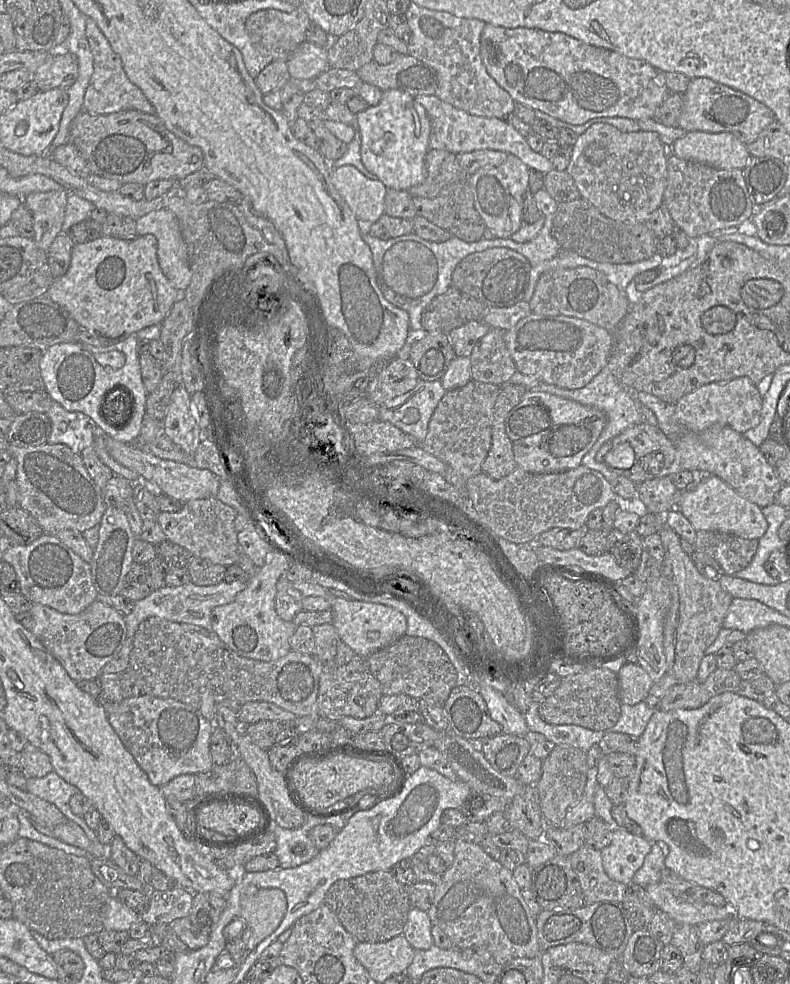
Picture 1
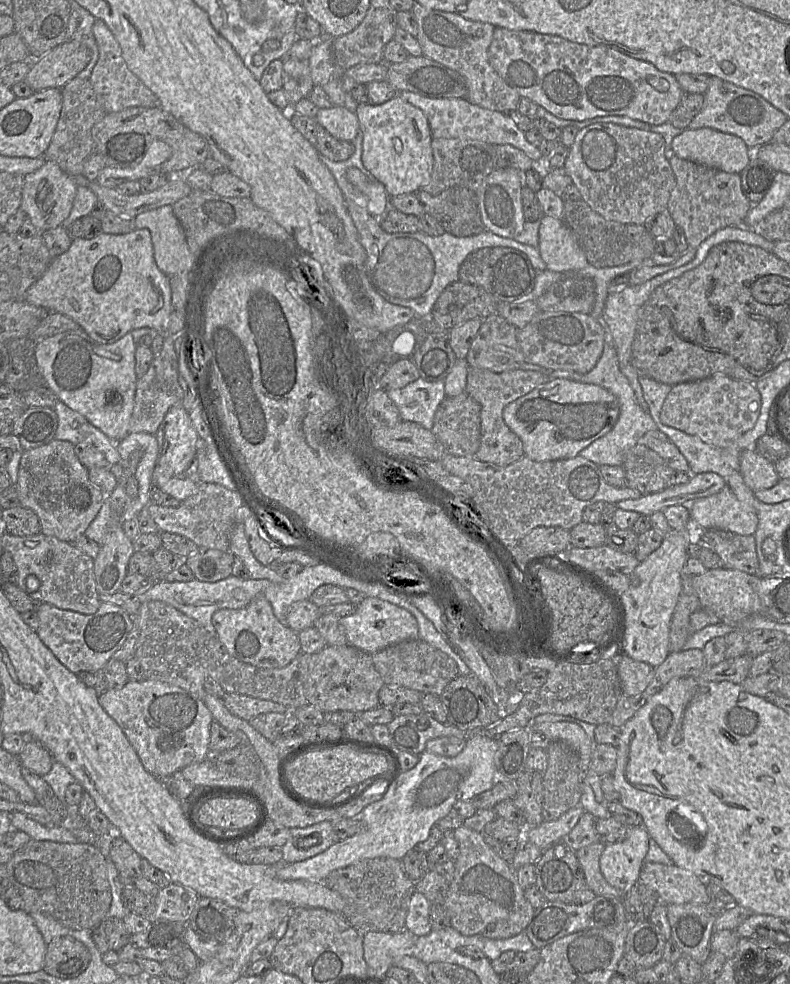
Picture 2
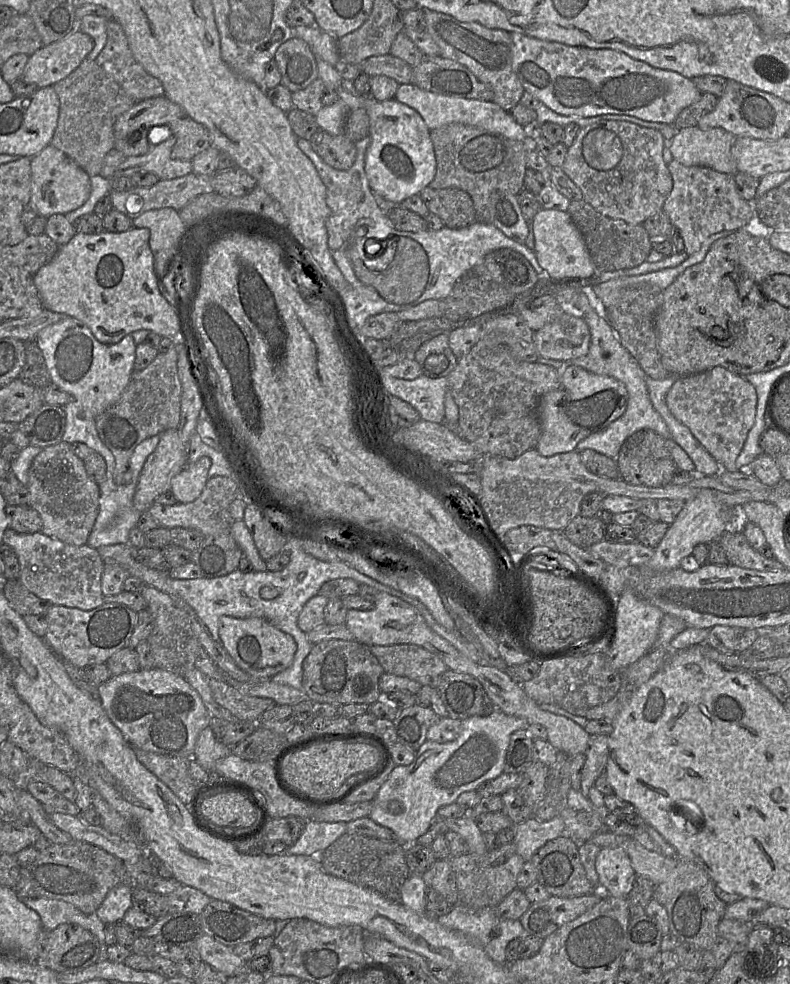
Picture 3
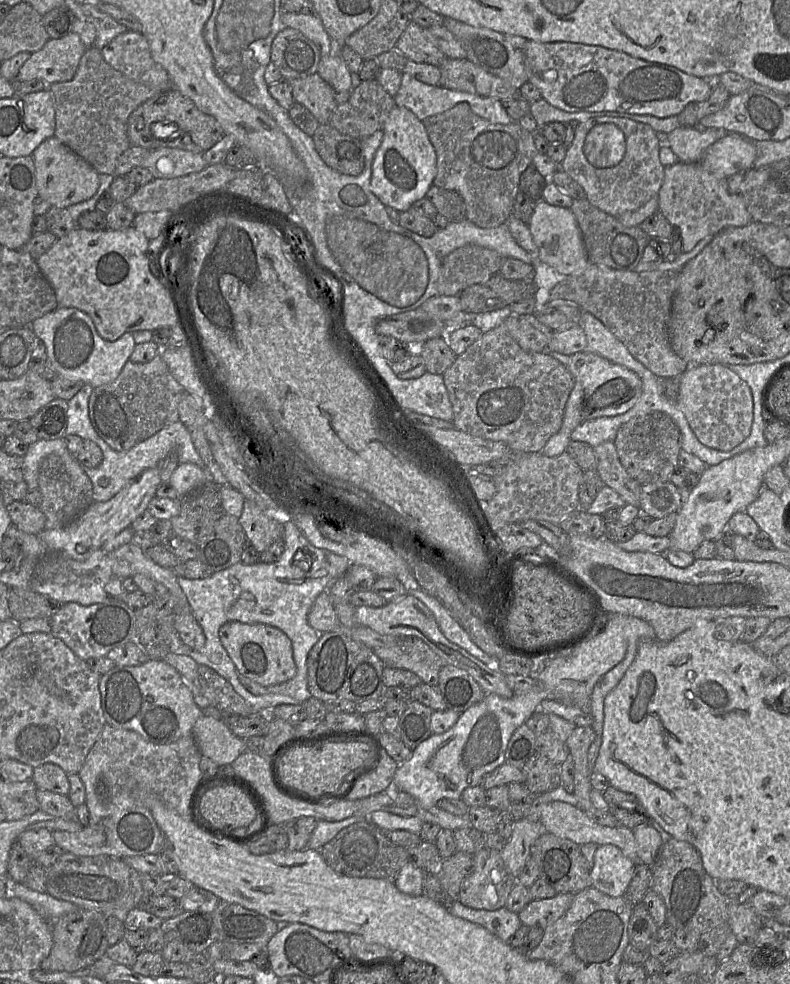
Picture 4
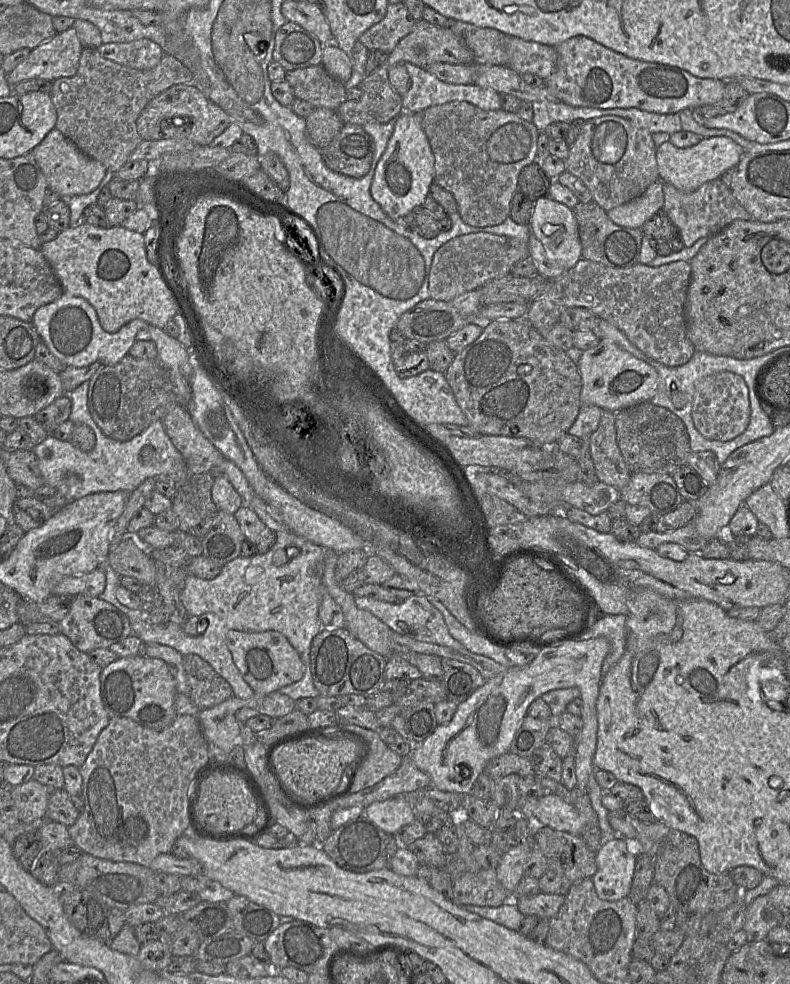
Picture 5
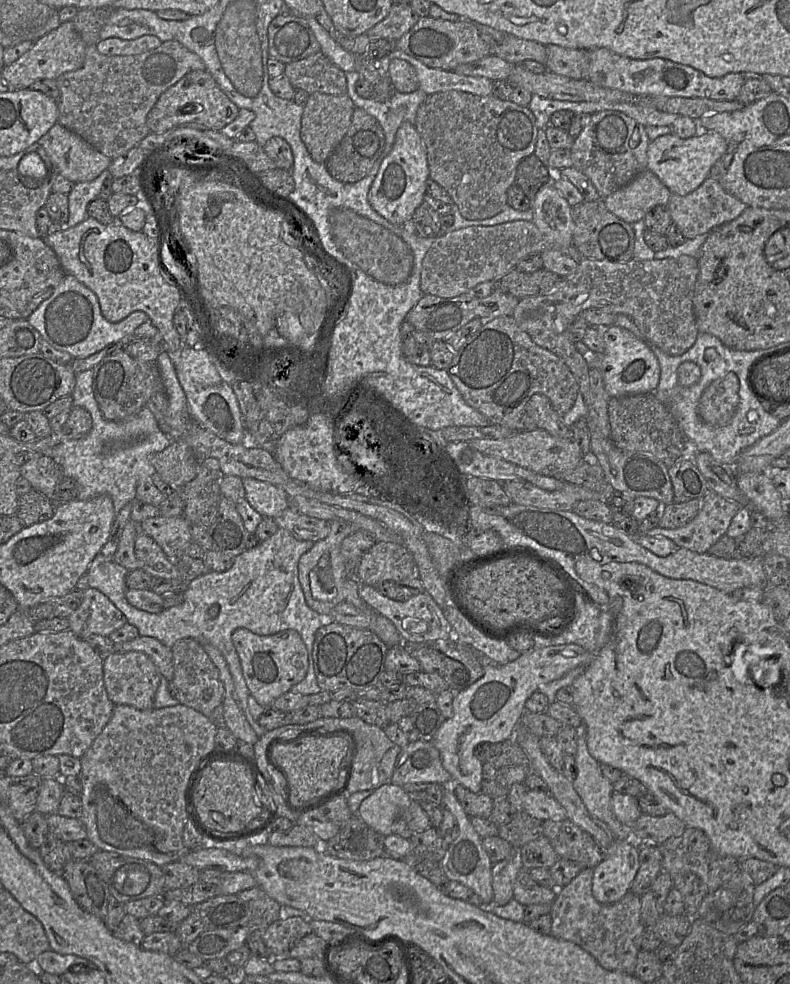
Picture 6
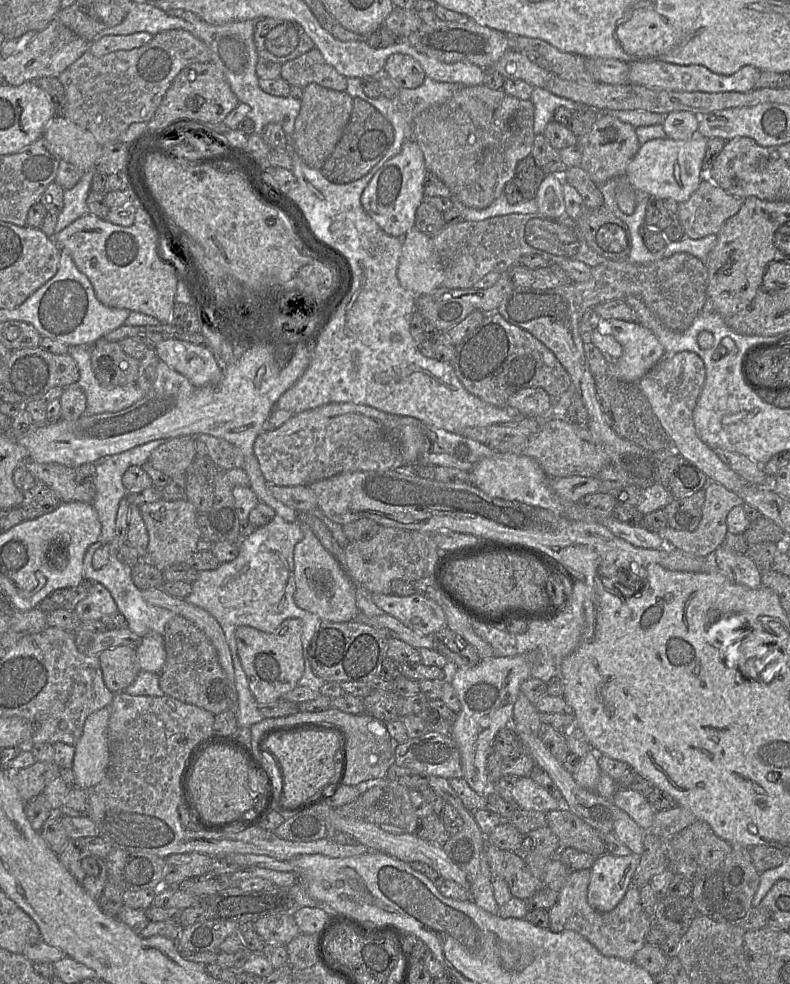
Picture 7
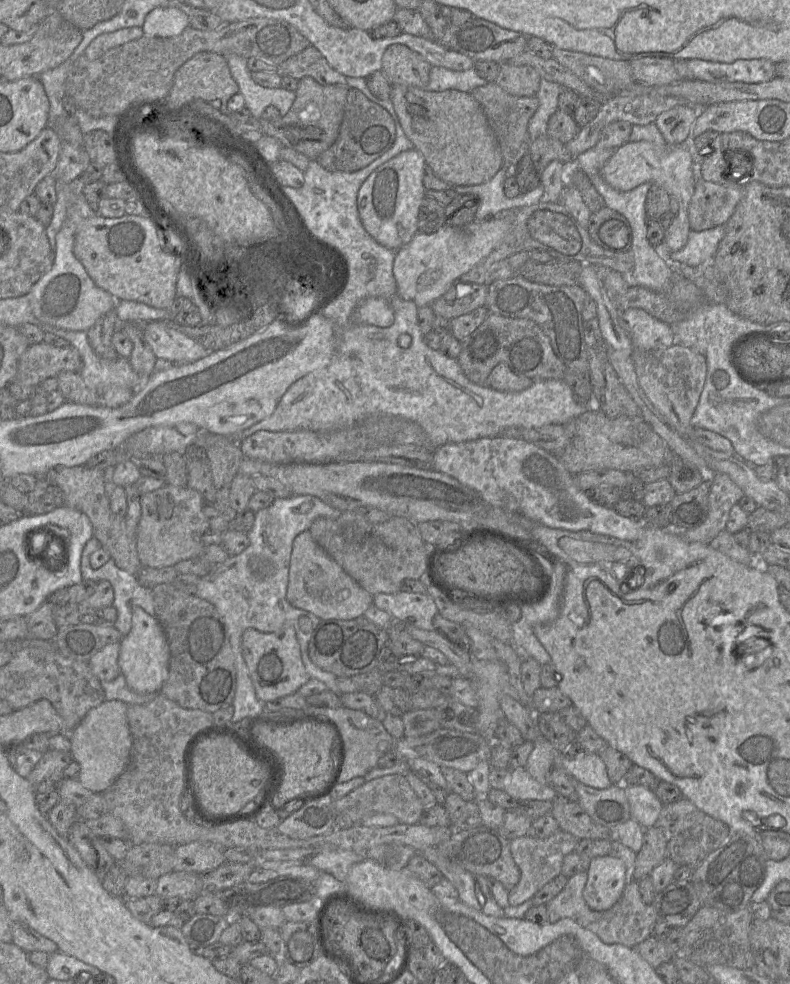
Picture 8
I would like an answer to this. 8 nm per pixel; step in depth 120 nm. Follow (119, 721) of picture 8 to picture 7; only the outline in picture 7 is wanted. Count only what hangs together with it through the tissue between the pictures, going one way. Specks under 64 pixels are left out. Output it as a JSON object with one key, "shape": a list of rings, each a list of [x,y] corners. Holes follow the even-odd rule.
{"shape":[[[110,705],[91,713],[85,720],[81,737],[74,749],[72,769],[77,787],[83,790],[97,785],[104,778],[109,761],[107,729]]]}

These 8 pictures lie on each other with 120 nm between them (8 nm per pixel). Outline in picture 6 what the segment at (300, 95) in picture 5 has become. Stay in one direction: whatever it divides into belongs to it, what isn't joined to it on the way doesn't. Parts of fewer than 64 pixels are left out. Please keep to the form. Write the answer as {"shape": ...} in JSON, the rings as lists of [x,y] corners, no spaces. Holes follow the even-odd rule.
{"shape":[[[320,51],[296,62],[285,64],[284,76],[289,79],[294,89],[304,90],[308,94],[347,93],[345,72]]]}

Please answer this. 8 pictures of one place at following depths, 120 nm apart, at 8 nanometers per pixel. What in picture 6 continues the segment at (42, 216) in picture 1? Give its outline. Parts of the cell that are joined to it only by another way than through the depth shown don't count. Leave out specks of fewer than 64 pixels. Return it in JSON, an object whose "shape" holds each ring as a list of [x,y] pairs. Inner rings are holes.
{"shape":[[[58,122],[37,143],[45,150],[57,172],[74,184],[96,179],[108,168],[112,161],[112,159],[96,150],[79,135]]]}

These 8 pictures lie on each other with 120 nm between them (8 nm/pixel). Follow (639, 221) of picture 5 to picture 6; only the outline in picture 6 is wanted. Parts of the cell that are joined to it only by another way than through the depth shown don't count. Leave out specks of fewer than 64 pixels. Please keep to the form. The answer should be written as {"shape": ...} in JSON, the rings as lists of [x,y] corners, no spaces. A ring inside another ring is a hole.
{"shape":[[[645,170],[603,200],[608,211],[633,224],[644,219],[651,208],[666,206],[670,195],[670,190],[660,179],[653,172]]]}

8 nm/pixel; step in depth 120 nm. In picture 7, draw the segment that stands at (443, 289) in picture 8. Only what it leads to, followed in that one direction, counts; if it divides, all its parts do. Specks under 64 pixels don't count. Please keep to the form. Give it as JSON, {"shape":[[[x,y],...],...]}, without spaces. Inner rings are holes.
{"shape":[[[415,226],[402,238],[397,277],[415,296],[426,295],[441,287],[444,269],[433,247],[433,239]]]}

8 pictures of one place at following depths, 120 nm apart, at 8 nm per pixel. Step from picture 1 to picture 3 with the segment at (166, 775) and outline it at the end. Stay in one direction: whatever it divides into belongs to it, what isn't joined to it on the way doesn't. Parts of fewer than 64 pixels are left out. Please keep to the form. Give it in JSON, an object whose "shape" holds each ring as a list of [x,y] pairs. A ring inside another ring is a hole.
{"shape":[[[145,669],[112,676],[98,687],[102,707],[134,748],[155,754],[192,758],[199,733],[212,719],[200,695],[183,676],[163,669]]]}

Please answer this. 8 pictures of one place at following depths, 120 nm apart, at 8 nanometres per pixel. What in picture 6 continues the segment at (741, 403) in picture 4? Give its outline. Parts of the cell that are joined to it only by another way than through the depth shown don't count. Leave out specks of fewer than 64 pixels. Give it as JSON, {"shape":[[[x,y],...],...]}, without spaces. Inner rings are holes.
{"shape":[[[729,372],[713,381],[703,392],[698,404],[699,419],[709,427],[727,425],[739,403],[739,379]]]}

